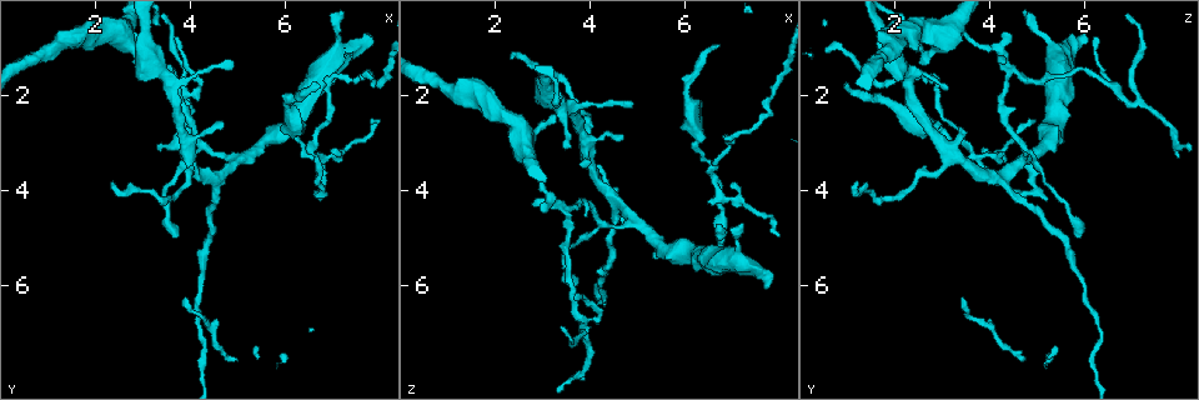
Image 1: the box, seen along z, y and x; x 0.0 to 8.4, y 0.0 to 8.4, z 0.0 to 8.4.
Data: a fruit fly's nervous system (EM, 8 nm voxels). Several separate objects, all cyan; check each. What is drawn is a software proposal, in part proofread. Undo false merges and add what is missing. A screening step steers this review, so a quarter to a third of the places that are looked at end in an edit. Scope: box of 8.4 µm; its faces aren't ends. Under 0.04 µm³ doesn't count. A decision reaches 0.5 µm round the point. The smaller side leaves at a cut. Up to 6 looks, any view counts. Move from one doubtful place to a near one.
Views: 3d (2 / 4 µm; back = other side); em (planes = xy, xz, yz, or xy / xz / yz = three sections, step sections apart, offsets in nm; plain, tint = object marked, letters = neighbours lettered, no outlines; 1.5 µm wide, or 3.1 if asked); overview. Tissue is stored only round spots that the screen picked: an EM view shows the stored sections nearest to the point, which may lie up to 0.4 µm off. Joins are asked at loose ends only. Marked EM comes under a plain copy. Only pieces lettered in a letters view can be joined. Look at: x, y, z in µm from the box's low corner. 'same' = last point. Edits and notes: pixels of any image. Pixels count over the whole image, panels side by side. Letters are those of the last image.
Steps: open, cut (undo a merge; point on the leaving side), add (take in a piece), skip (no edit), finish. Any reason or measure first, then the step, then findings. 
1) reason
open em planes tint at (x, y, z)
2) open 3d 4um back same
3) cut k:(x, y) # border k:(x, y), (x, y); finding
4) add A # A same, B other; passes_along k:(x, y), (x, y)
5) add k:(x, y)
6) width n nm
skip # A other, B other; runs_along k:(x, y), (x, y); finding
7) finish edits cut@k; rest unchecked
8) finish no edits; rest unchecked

arms part here
open 3d 4um at (3.25, 1.30, 4.25)

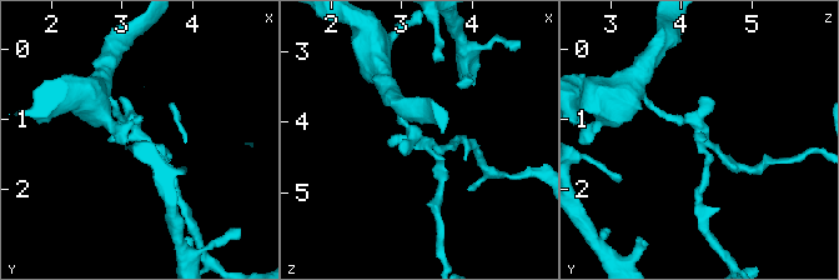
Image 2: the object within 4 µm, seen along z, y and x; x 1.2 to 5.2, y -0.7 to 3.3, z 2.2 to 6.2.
need the tissue
open em planes letters at (3.30, 1.25, 4.25)

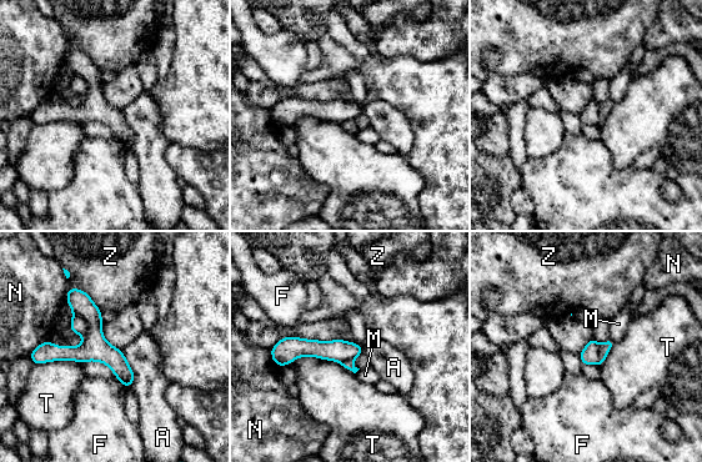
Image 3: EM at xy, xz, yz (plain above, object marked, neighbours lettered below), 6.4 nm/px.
width 140 nm
cut 3:(78, 325) # A other, F other, M other, N other, T other, Z other; border 3:(74, 314), (86, 324), (84, 336); two neurons meet here

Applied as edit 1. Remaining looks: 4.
open overview

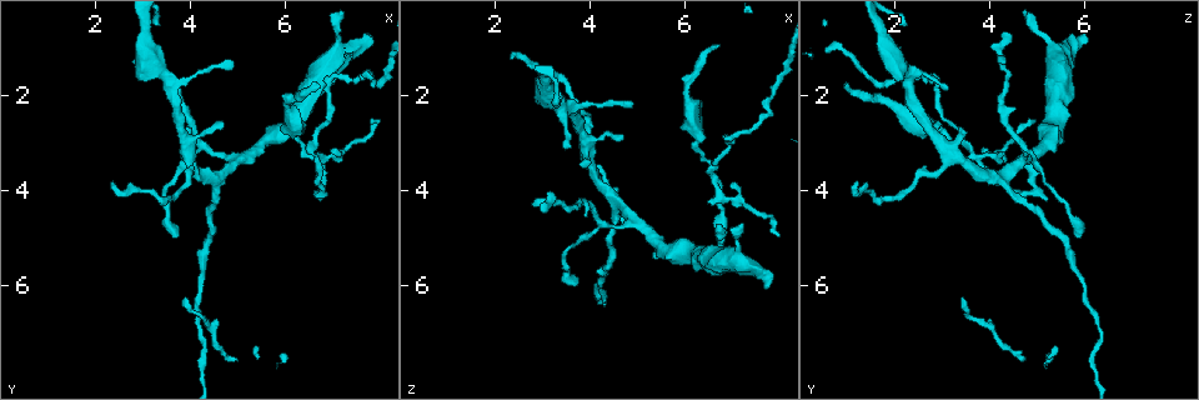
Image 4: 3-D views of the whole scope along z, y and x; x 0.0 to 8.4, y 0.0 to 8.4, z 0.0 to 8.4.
an open end
open 3d 2um at (7.65, 0.80, 6.05)

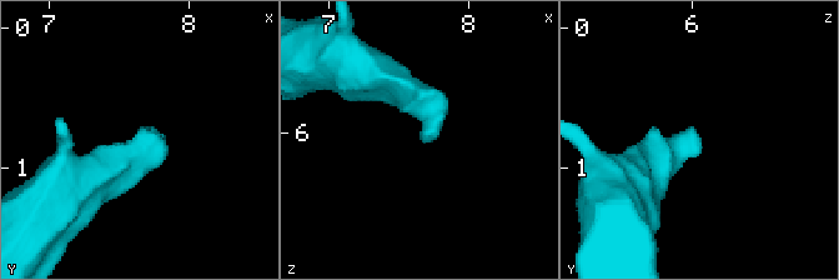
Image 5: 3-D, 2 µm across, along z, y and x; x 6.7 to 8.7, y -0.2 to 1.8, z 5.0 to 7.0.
need the tissue
open em xz step 8 tint at (7.70, 0.76, 6.02)

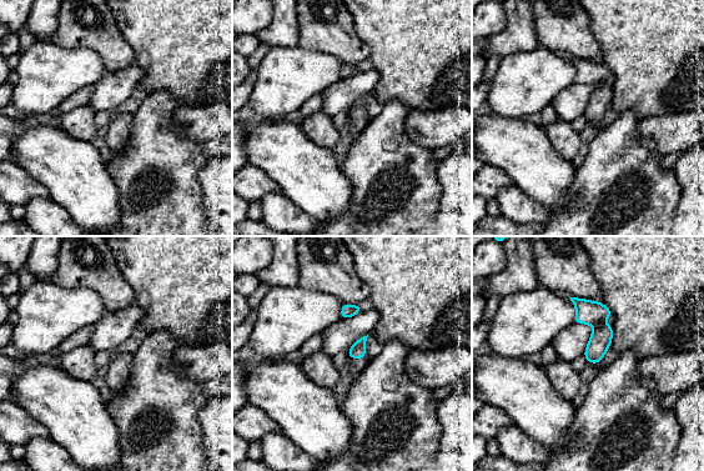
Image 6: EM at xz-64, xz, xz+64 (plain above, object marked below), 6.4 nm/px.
open em planes letters same

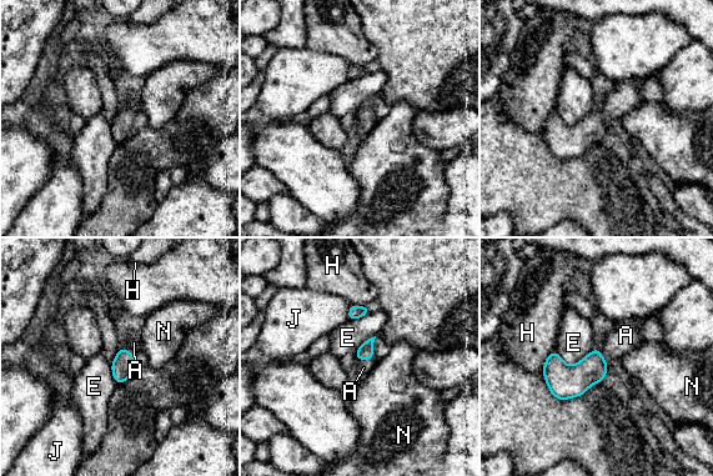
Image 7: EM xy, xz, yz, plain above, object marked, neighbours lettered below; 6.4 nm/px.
add A # A same, E other, H other, J other, N other; it goes on there

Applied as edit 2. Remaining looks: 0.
finish edits cut@3, add@7; rest unchecked

